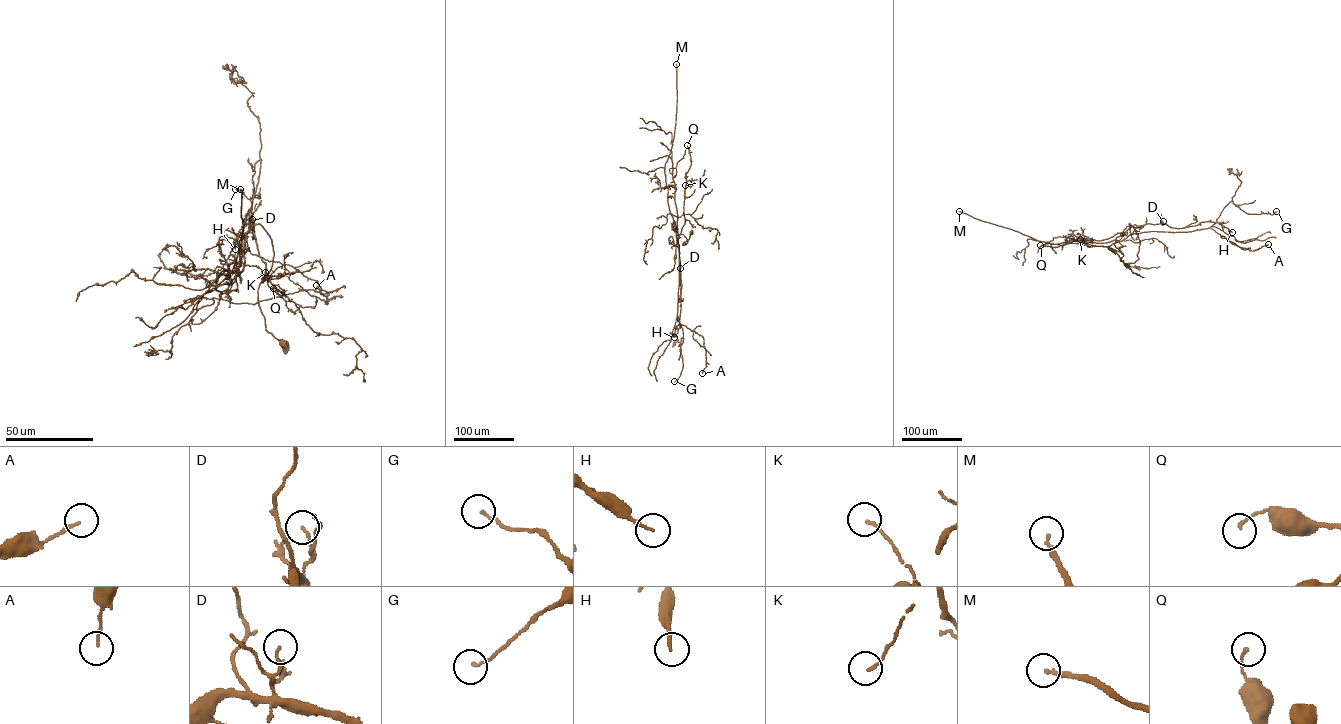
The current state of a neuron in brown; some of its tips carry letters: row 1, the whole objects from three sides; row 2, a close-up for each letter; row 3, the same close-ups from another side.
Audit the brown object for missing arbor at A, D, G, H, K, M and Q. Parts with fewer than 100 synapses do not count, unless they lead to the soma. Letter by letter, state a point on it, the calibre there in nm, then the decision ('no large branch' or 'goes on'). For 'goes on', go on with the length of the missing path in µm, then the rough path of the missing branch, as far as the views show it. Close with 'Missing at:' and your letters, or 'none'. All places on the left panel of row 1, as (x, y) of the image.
A: at (316, 285); 110 nm thick; no large branch
D: at (252, 219); 90 nm thick; no large branch
G: at (235, 189); 100 nm thick; no large branch
H: at (235, 249); 130 nm thick; no large branch
K: at (265, 272); 120 nm thick; no large branch
M: at (240, 189); 140 nm thick; goes on; about 350 µm are missing; missing branch runs (240, 189), (228, 181), (232, 102), (225, 42), (218, 33), (229, 23), (269, 26), (278, 45), (293, 54)
Q: at (273, 288); 110 nm thick; no large branch
Missing at: M

